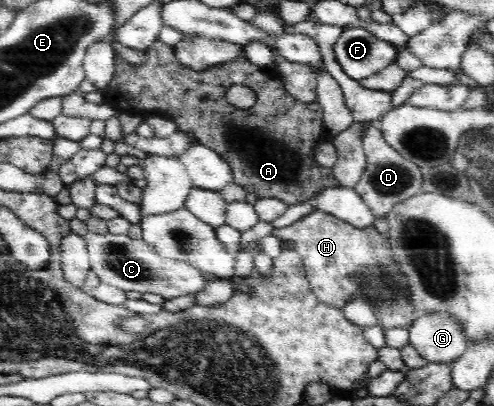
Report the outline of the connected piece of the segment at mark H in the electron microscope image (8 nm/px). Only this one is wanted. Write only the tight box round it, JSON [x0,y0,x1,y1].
[271,210,414,329]

